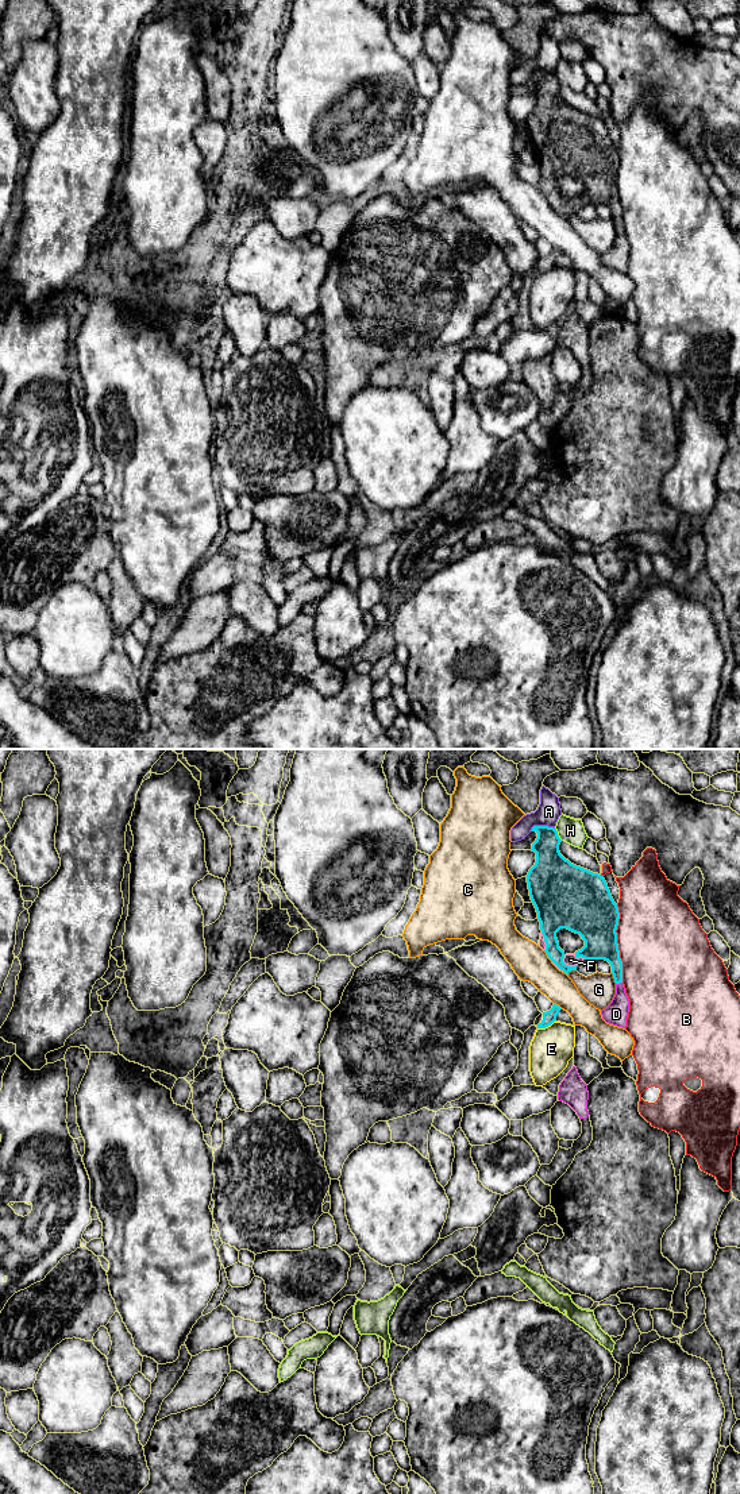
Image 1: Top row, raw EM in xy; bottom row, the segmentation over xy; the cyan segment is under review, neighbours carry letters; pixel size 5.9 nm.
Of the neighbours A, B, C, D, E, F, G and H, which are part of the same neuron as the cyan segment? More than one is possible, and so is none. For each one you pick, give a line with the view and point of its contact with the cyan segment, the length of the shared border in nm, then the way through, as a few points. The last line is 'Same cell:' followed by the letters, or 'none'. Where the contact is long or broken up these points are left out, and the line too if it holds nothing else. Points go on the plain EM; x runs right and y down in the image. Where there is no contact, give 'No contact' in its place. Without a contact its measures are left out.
D: Touches cyan at xy (619, 227). Shared border 40 nm. Path across: xy (601, 189), (616, 207), (619, 227), (619, 253), (616, 258)
F: Touches cyan at xy (567, 209). Shared border 110 nm
Same cell: D, F

